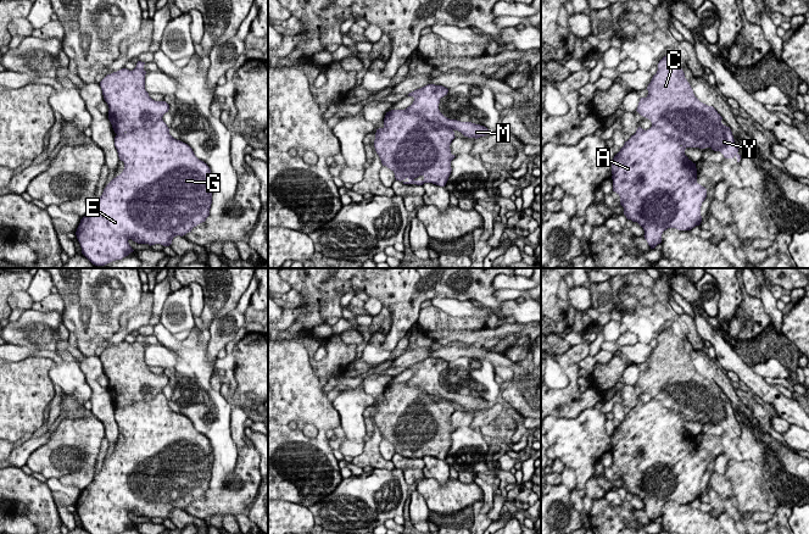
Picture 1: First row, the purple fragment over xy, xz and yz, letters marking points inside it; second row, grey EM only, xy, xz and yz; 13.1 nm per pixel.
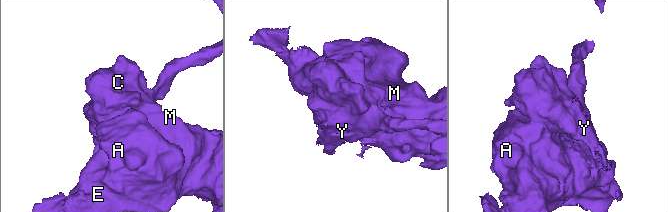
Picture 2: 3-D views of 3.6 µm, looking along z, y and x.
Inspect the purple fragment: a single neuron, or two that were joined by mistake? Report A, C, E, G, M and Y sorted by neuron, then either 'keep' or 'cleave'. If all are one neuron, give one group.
groups A E G M / C Y; cleave

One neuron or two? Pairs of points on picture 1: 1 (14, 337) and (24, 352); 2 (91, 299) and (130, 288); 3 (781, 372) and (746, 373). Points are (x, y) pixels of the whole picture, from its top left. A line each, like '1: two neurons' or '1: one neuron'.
1: two neurons
2: one neuron
3: two neurons

